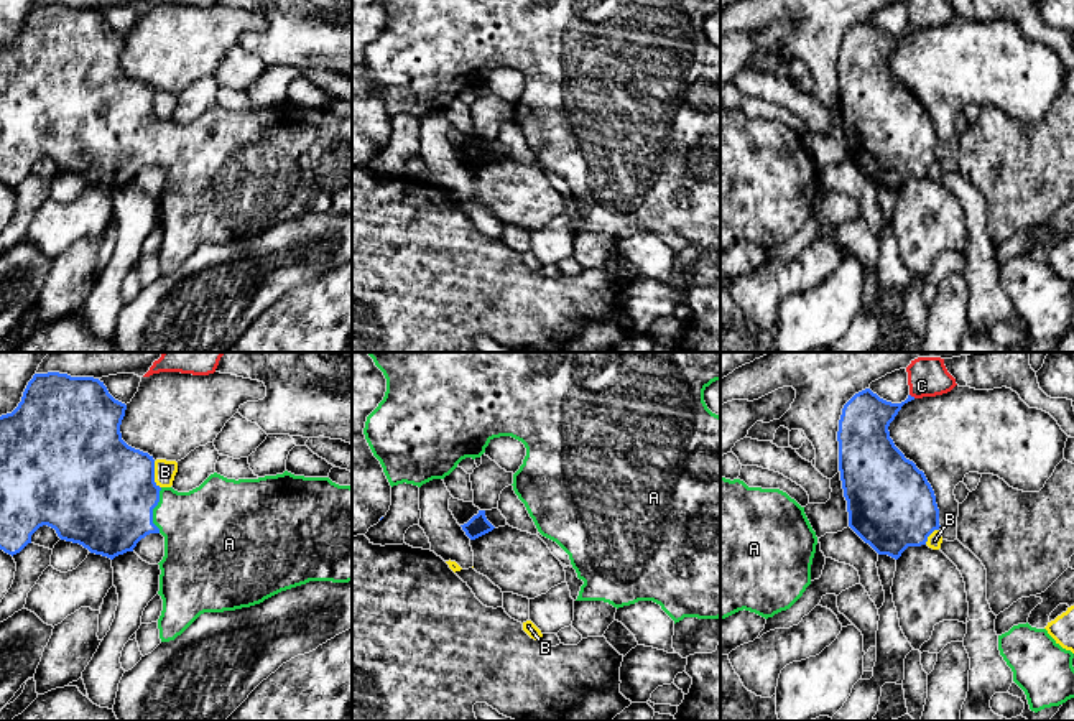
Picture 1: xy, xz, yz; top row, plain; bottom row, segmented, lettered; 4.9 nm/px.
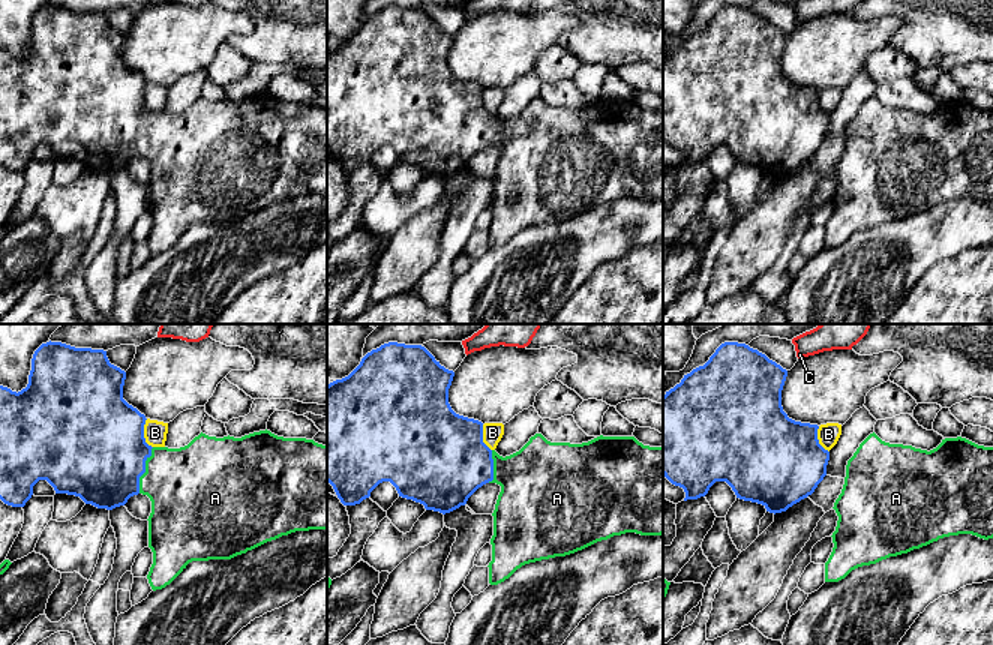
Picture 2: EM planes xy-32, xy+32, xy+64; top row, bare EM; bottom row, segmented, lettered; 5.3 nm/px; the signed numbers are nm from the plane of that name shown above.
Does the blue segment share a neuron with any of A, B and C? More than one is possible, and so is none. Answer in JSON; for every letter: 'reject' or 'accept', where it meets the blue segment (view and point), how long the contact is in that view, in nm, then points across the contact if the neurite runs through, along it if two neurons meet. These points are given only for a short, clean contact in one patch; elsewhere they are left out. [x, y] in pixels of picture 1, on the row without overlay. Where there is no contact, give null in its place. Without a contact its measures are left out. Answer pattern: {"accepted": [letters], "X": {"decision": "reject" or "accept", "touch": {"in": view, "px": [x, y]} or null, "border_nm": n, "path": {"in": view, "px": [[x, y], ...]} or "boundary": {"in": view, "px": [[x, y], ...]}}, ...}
{"accepted": ["A"], "A": {"decision": "accept", "touch": {"in": "xy", "px": [152, 142]}, "border_nm": 220, "path": {"in": "xy", "px": [[102, 129], [152, 142], [166, 142], [199, 158]]}}, "B": {"decision": "reject", "touch": {"in": "xy", "px": [153, 106]}, "border_nm": 140}, "C": {"decision": "reject", "touch": {"in": "yz", "px": [913, 28]}, "border_nm": 40}}

